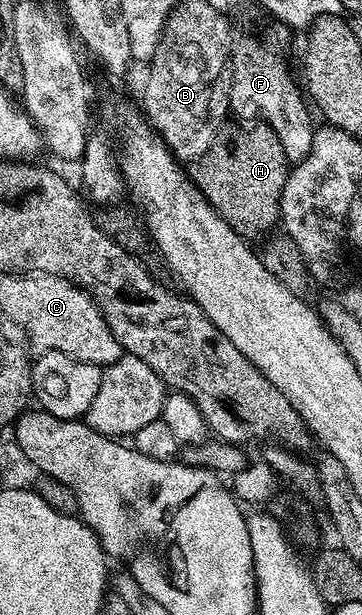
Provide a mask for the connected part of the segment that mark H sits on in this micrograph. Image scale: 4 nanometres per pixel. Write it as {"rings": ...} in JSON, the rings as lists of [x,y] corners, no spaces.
{"rings":[[[248,127],[251,128],[237,132],[228,143],[216,141],[211,146],[194,164],[193,182],[205,201],[213,205],[215,212],[237,234],[248,241],[256,241],[274,232],[280,222],[279,202],[289,174],[289,160],[271,127]]]}

